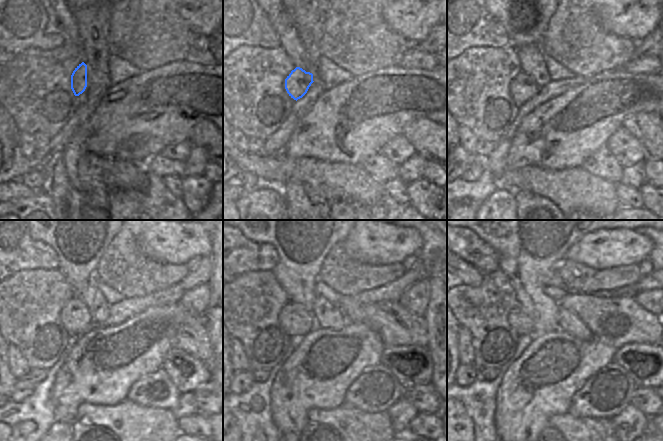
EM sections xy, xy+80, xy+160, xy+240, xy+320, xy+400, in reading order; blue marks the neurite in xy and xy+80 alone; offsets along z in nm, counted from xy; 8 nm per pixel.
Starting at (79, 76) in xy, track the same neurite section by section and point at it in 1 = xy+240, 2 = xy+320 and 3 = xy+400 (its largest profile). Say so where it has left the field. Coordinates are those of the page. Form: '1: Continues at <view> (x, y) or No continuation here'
1: Continues at xy+240 (75, 316)
2: Continues at xy+320 (303, 321)
3: Continues at xy+400 (520, 322)

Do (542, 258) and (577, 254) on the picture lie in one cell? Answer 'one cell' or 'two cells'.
two cells

